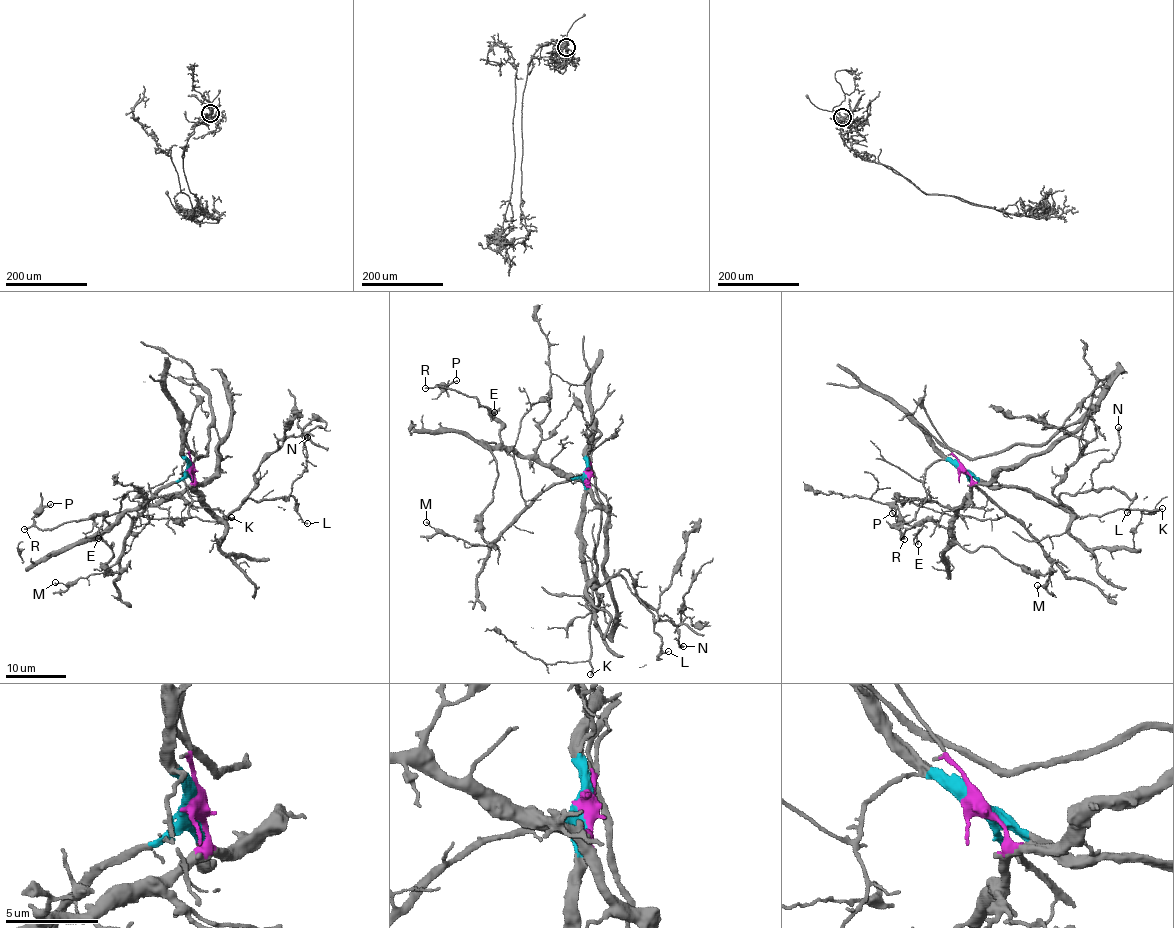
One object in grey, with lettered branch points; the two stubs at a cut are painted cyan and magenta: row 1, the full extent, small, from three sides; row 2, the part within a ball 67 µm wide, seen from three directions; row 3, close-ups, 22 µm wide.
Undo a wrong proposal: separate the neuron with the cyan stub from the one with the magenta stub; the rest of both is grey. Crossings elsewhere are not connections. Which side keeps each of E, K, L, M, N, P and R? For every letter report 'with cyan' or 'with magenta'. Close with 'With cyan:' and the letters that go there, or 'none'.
E: with magenta
K: with cyan
L: with cyan
M: with cyan
N: with cyan
P: with magenta
R: with magenta
With cyan: K, L, M, N

